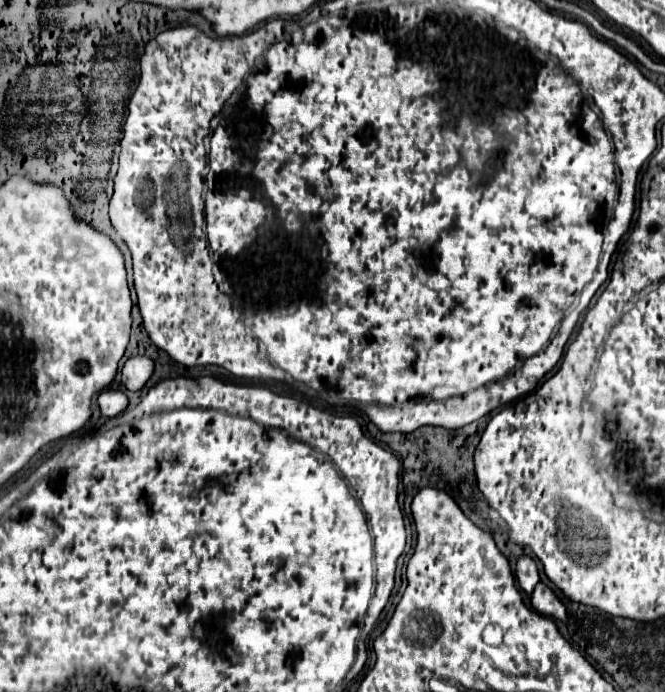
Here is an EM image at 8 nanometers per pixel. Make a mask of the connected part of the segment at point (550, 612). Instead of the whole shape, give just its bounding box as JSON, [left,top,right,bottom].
[531,583,567,621]

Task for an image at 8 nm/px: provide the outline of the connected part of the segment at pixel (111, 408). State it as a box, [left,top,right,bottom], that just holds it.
[97,391,127,417]

